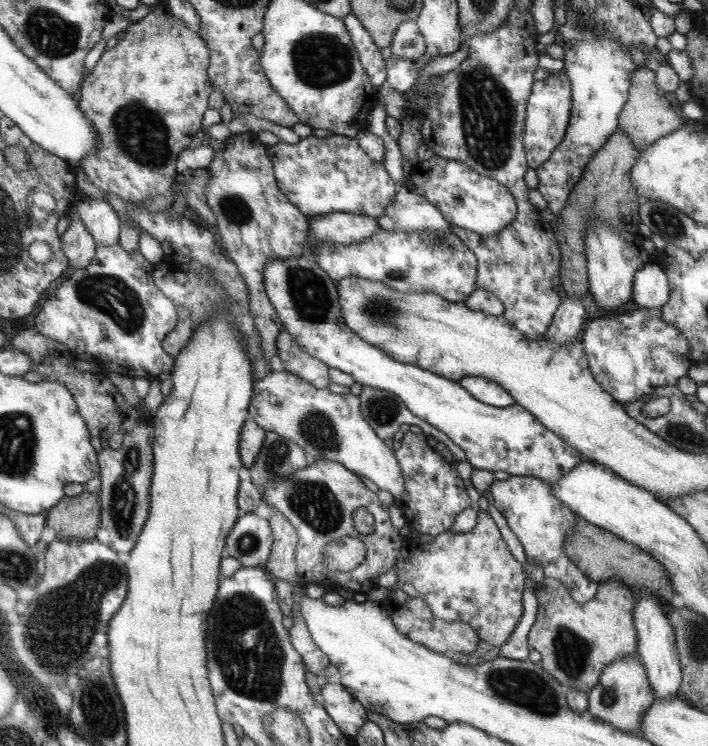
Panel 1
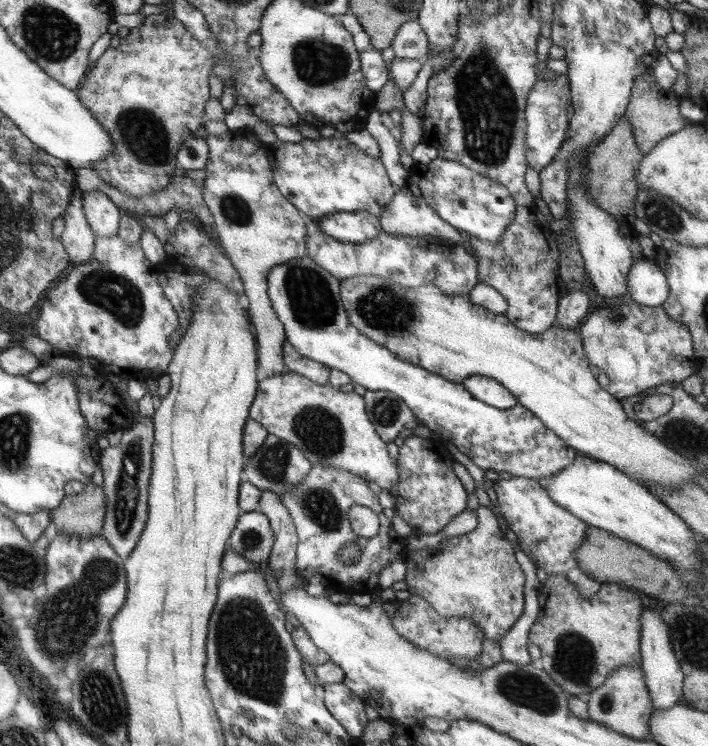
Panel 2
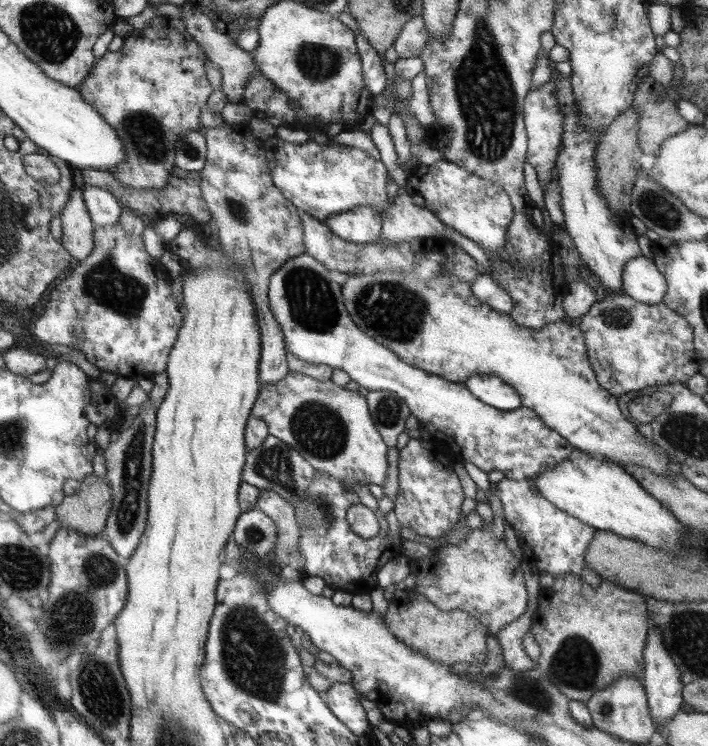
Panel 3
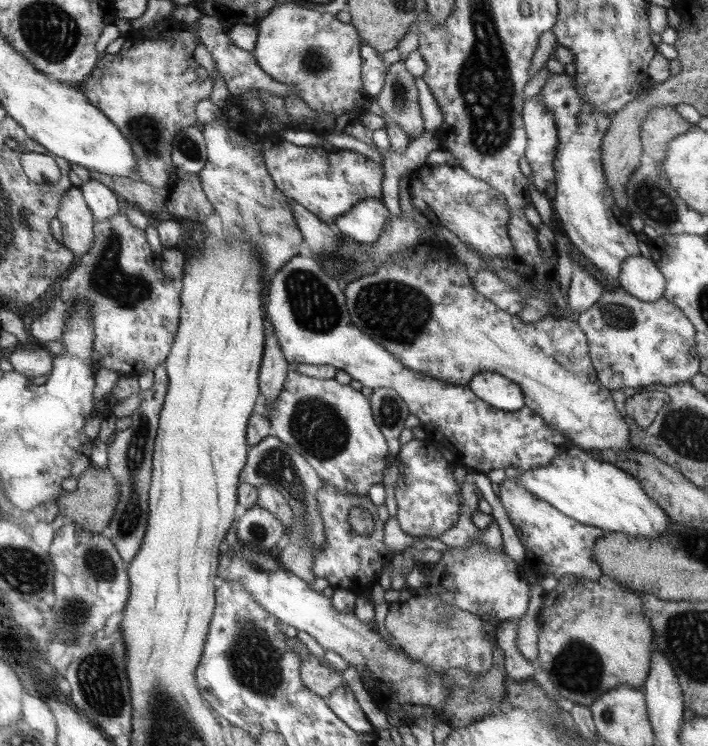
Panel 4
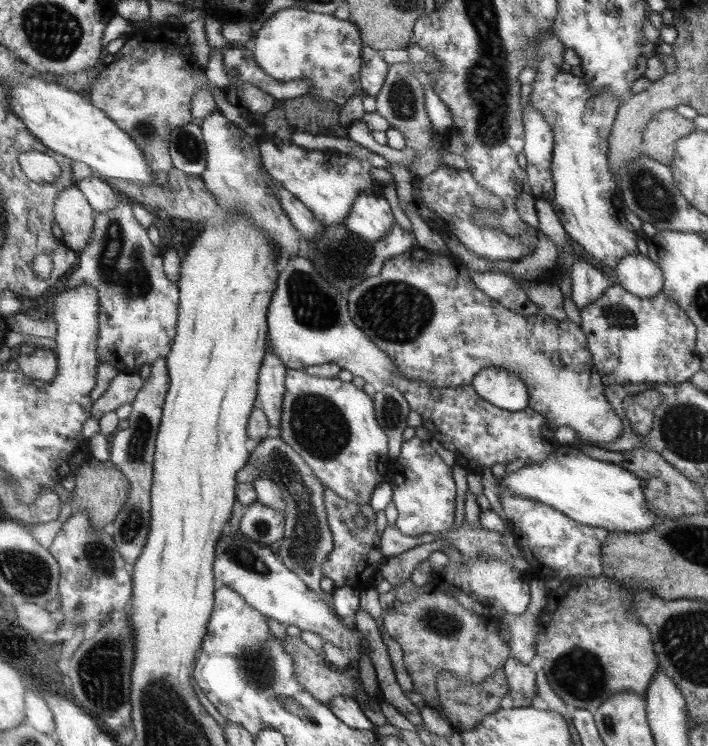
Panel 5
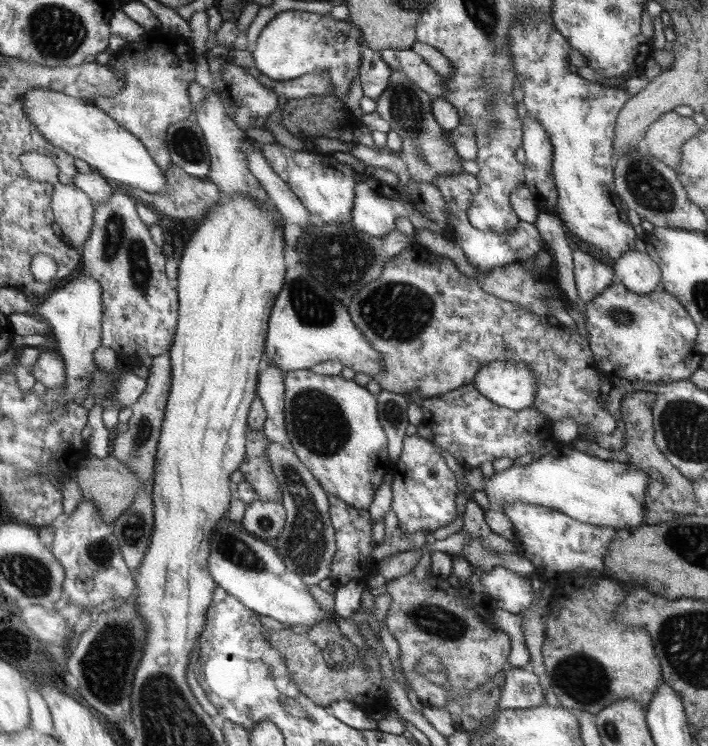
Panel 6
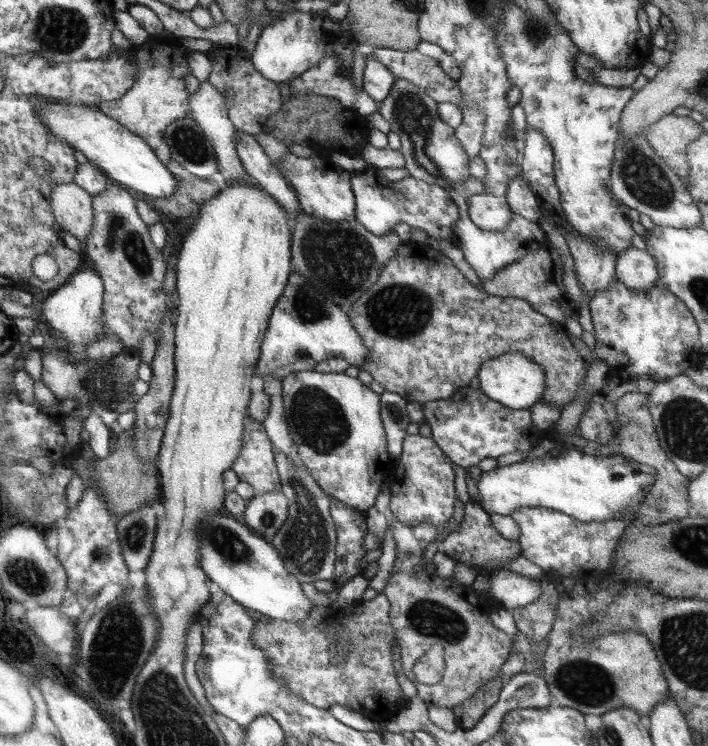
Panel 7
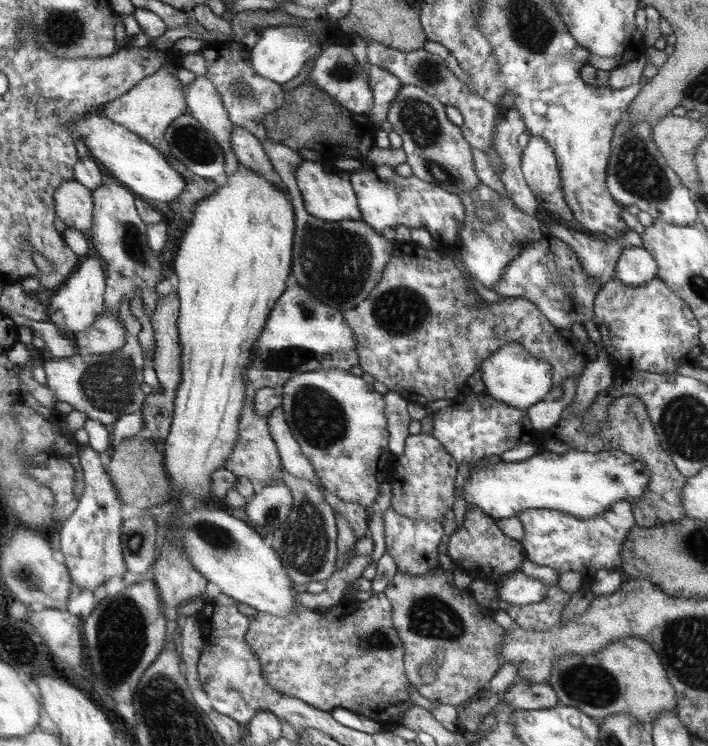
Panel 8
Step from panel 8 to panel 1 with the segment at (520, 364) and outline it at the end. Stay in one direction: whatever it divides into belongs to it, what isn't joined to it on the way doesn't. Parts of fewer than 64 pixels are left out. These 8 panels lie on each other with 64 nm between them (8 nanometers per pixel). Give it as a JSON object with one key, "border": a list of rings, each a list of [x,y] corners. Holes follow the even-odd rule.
{"border":[[[479,376],[464,377],[458,382],[471,396],[484,401],[484,404],[495,405],[496,408],[508,408],[515,403],[514,398],[495,382]]]}

